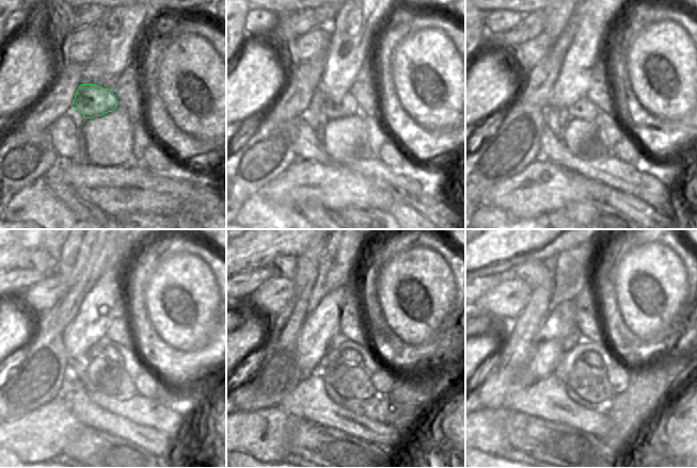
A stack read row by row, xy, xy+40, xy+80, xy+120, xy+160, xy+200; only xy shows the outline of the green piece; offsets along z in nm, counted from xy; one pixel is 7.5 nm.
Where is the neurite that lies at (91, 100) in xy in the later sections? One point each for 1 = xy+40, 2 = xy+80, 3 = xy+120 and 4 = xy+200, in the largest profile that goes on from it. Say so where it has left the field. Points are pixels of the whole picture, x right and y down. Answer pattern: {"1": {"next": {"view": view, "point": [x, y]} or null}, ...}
{"1": {"next": {"view": "xy+40", "point": [346, 106]}}, "2": {"next": {"view": "xy+80", "point": [584, 109]}}, "3": {"next": {"view": "xy+120", "point": [104, 349]}}, "4": {"next": {"view": "xy+200", "point": [590, 357]}}}

